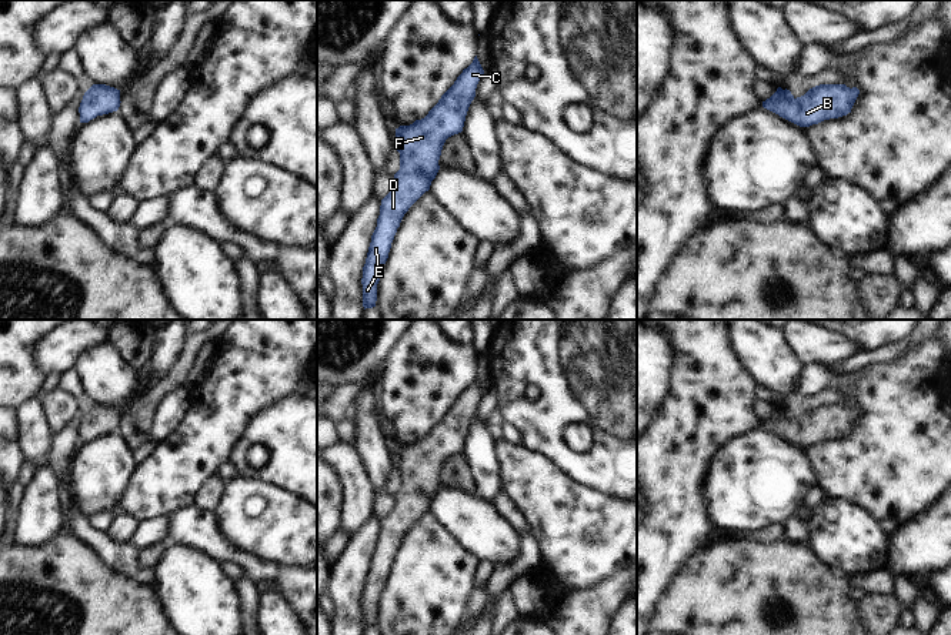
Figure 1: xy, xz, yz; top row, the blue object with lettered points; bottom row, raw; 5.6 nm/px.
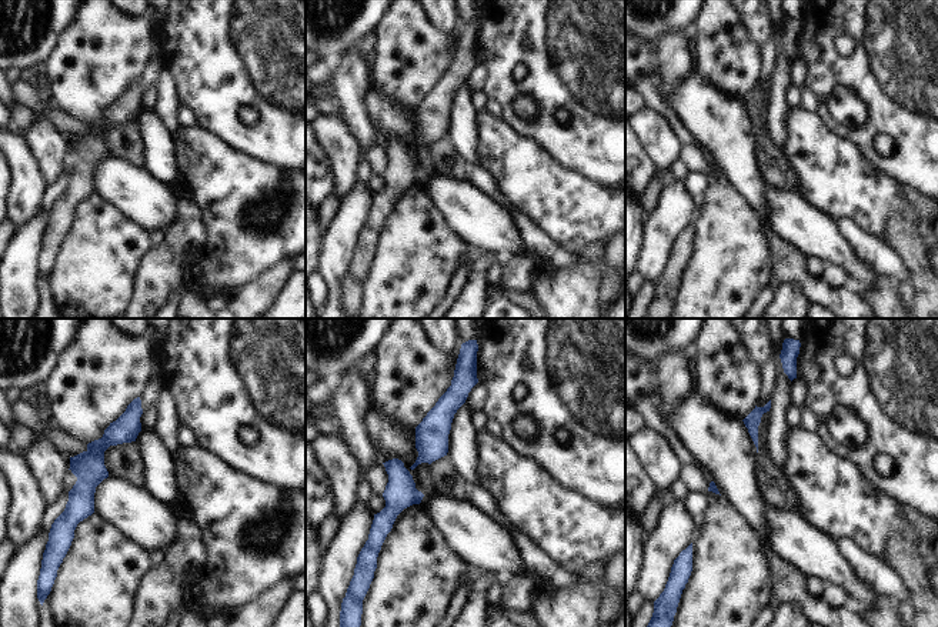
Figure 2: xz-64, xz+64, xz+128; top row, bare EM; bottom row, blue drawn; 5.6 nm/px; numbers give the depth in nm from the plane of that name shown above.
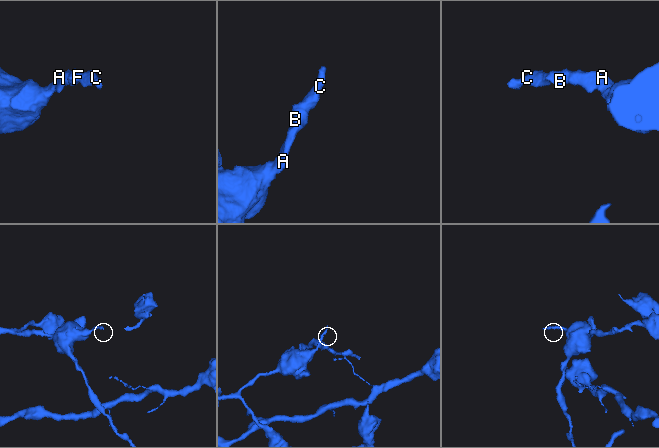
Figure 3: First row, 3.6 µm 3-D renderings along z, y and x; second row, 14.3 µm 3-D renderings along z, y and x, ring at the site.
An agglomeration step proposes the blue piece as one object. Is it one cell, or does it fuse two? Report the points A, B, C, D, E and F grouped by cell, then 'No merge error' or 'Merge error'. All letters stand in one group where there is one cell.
Groups: A B C D E F. No merge error.

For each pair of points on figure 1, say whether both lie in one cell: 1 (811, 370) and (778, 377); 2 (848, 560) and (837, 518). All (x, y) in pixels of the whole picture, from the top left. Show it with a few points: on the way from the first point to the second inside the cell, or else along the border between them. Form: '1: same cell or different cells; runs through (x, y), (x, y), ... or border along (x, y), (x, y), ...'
1: different cells; border along (806, 364), (801, 378), (793, 391)
2: same cell; runs through (848, 550), (848, 540), (838, 528)

